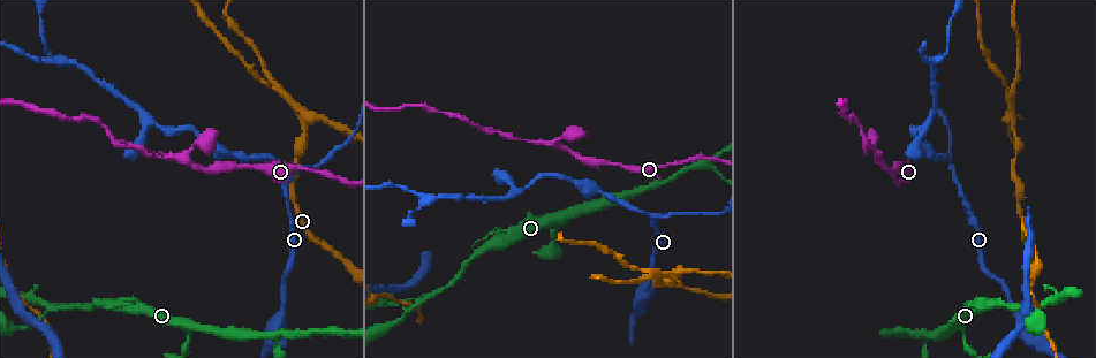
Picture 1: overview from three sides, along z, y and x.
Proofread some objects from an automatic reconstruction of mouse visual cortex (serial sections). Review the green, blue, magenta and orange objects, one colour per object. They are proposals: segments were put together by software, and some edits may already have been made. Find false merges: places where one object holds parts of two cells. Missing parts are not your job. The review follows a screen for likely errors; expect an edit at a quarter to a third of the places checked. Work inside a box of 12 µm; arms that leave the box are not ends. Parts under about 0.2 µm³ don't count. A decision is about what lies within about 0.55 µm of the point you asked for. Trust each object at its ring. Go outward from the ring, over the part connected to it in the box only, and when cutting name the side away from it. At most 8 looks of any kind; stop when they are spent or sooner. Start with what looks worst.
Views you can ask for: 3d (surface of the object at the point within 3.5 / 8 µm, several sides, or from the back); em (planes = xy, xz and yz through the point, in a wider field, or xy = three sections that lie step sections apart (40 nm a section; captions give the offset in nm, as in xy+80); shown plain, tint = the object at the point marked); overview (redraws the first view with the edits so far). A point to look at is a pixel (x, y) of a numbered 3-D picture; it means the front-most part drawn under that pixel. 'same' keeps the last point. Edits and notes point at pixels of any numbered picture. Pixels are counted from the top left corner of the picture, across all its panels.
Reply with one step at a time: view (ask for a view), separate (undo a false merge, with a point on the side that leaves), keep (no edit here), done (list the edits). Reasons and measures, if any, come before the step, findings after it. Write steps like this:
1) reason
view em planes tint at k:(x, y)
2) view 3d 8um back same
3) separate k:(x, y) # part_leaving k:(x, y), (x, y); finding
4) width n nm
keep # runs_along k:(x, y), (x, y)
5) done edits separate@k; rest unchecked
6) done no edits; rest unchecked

three-way junction
view 3d 8um at 1:(654, 218)

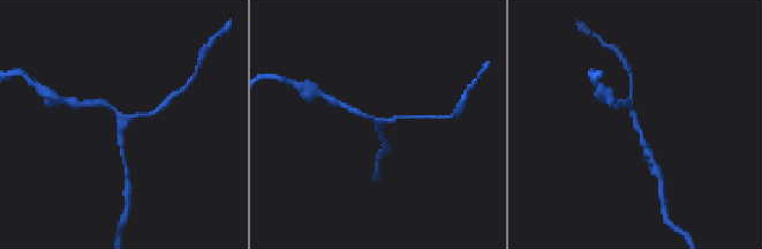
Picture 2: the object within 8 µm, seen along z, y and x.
zoom in
view 3d 3.5um at 2:(638, 123)

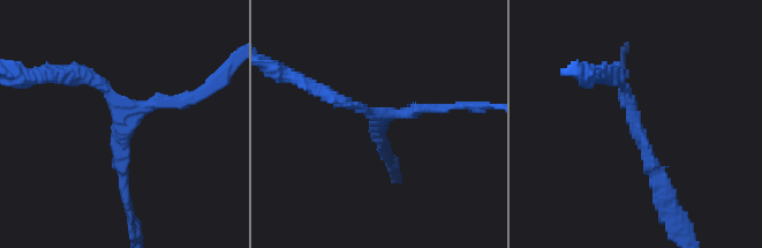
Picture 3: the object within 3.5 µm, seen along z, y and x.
arms 3; arm_widths 150, 150, 200 nm
view em xy step 5 tint at 3:(121, 117)

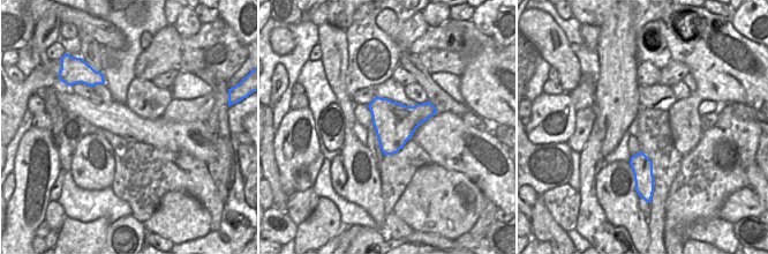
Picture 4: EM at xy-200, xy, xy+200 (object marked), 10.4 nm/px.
keep # runs_along 3:(125, 189), (118, 100), (72, 75); all the same cell

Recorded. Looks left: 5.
a fork
view em xy step 1 tint at 1:(936, 62)

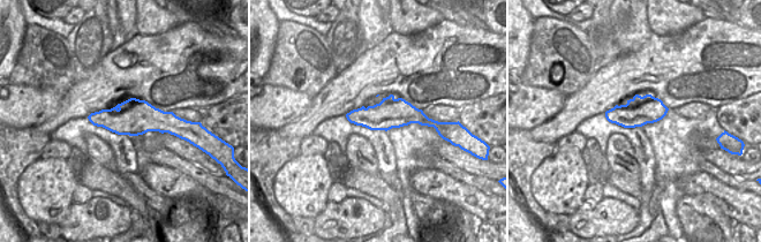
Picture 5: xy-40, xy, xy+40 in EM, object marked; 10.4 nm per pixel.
wider look
view 3d 3.5um back same

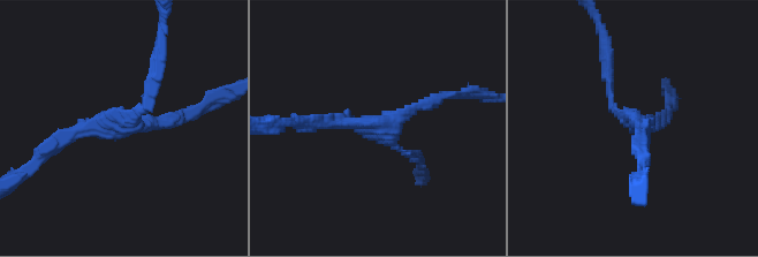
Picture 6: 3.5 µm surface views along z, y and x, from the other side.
arms 3; arm_widths 100, 150, 200 nm
keep # runs_along 6:(47, 151), (136, 115), (157, 69); continuous, no second cell

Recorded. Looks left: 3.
three arms meet
view 3d 3.5um at 1:(421, 302)

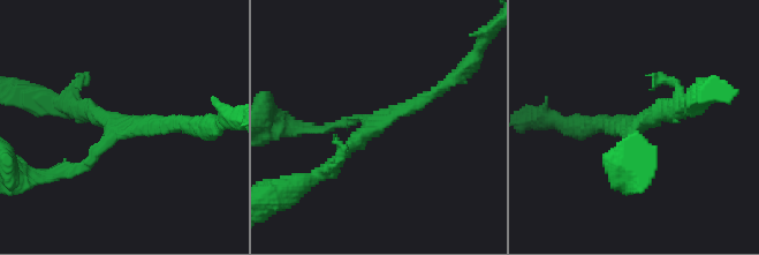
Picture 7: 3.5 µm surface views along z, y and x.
view em xy step 1 tint at 7:(636, 124)

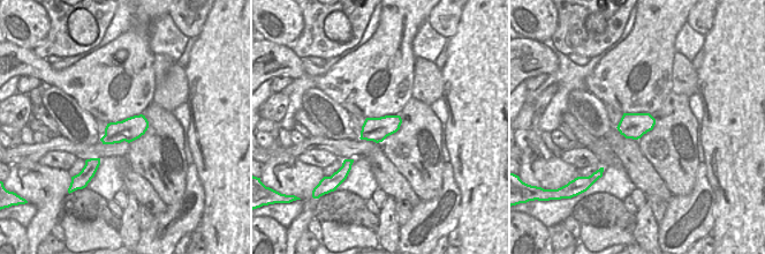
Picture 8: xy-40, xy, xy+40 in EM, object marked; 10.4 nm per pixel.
another direction
view em xy step 5 tint same

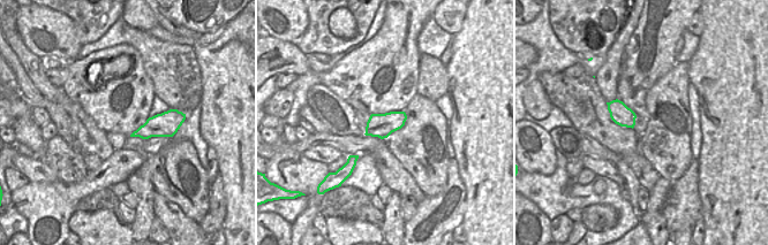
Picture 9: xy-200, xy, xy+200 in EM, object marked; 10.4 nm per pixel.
arm_widths 150, 200, 200 nm
keep # runs_along 7:(445, 85), (378, 124), (321, 174); continuous, no second cell

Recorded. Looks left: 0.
done no edits; rest unchecked

